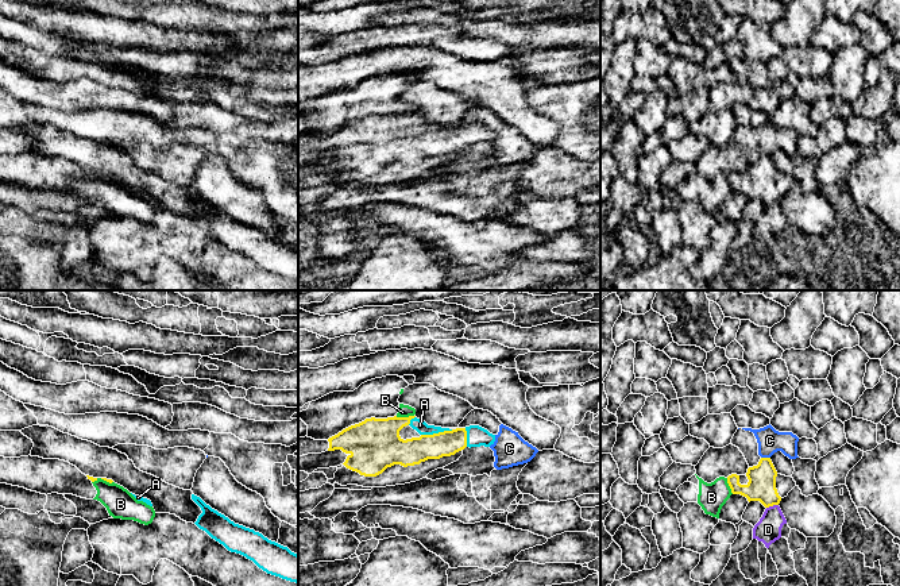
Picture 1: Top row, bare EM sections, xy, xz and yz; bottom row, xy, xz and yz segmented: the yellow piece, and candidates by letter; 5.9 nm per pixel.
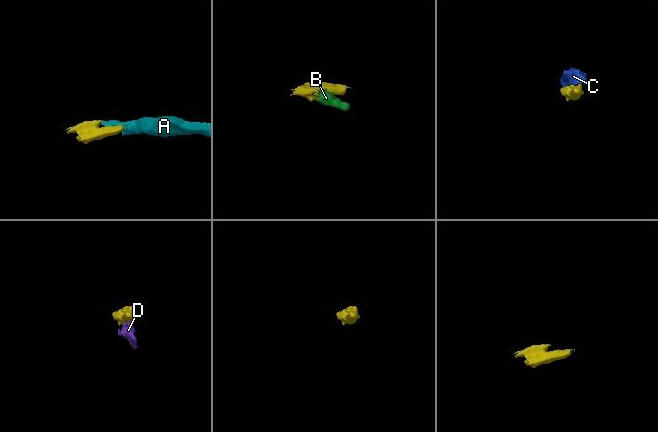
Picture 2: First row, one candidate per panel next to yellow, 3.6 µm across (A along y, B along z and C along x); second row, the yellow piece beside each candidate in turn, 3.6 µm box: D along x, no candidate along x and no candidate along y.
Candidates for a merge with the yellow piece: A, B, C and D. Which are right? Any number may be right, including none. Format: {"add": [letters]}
{"add": ["A"]}

